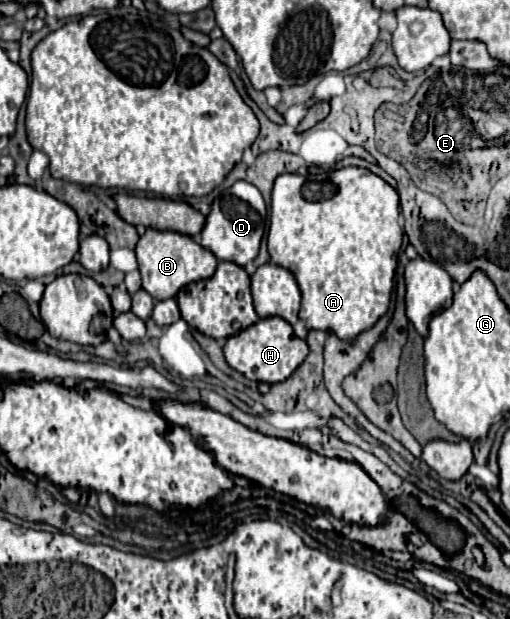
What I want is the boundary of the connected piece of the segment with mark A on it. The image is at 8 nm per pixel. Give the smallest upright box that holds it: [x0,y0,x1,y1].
[268,167,402,341]

